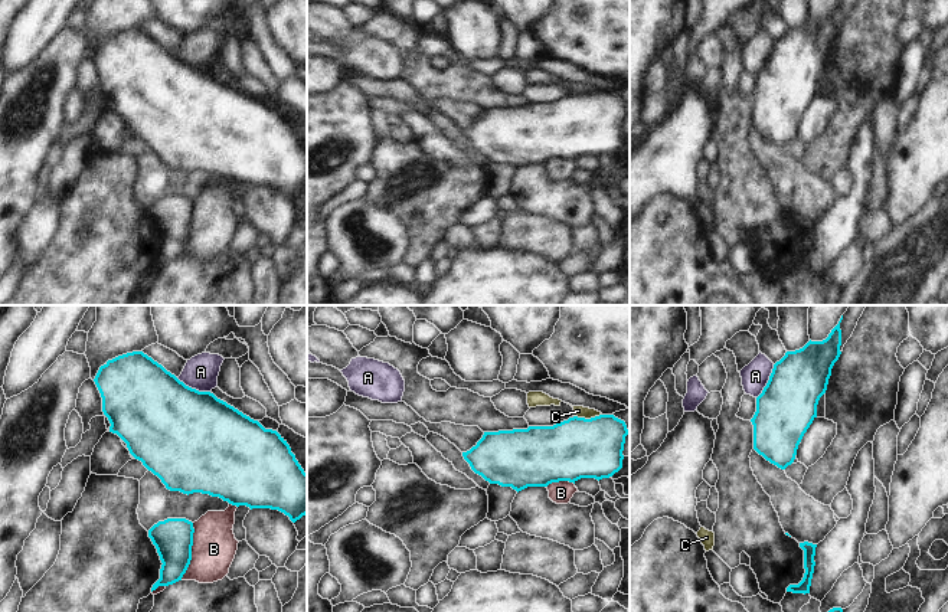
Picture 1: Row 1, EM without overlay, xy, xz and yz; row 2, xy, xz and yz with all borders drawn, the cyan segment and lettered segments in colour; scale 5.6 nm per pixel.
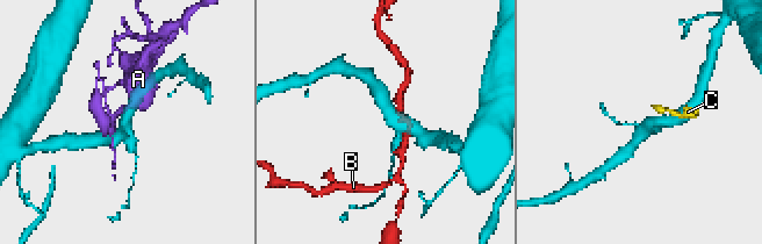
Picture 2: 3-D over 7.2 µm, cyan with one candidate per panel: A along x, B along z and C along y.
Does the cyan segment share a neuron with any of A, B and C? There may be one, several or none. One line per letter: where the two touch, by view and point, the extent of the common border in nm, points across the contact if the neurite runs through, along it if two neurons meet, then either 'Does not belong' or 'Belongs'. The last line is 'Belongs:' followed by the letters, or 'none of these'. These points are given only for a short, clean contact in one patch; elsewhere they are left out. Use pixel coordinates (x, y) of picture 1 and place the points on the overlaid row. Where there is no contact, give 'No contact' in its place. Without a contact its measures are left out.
A: Touches cyan at xy (193, 389). Shared border 200 nm. Boundary: xy (176, 378), (192, 388), (209, 392). Does not belong
B: Touches cyan at xy (190, 552). Shared border 320 nm. Does not belong
C: Touches cyan at xz (587, 419). Shared border 160 nm. Boundary: xz (601, 414), (592, 418), (574, 416). Does not belong
Belongs: none of these.

